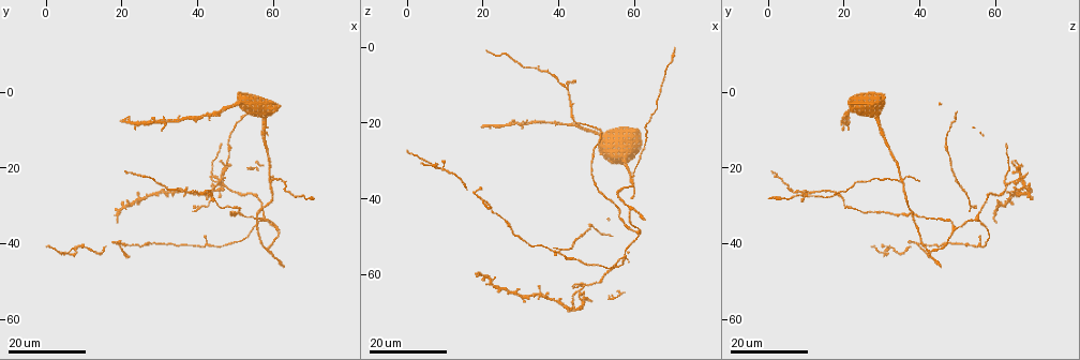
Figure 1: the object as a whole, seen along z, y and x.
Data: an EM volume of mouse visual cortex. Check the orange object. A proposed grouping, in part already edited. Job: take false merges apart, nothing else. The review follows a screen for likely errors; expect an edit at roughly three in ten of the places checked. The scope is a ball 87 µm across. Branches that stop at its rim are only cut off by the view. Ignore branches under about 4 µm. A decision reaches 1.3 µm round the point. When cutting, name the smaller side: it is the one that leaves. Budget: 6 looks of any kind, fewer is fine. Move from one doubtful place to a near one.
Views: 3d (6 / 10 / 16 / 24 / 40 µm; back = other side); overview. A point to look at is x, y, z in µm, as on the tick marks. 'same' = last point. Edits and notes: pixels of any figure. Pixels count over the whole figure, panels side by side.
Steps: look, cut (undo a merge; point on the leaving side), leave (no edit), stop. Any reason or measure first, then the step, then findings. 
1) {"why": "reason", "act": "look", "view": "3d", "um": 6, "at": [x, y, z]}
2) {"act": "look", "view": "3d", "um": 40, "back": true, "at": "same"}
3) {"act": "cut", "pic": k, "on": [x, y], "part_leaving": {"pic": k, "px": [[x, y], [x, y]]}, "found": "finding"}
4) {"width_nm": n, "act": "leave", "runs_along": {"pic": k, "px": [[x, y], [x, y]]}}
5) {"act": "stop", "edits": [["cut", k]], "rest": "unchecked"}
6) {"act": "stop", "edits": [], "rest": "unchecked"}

{"act": "look", "view": "3d", "um": 16, "at": [59.5, 23.5, 35.0]}

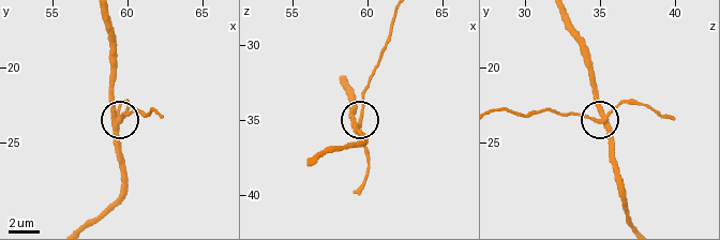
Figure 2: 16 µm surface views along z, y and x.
{"why": "closer look", "act": "look", "view": "3d", "um": 10, "at": [59.4, 23.6, 35.0]}

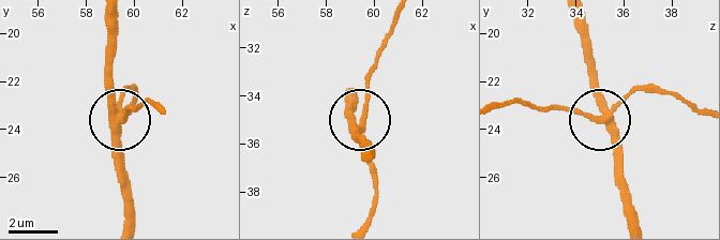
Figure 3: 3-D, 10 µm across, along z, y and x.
{"arms": 4, "act": "cut", "pic": 3, "on": [366, 95], "part_leaving": {"pic": 3, "px": [[359, 125], [365, 90], [394, 17]]}, "found": "two cells meet here"}

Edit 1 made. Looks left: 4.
{"act": "look", "view": "overview"}

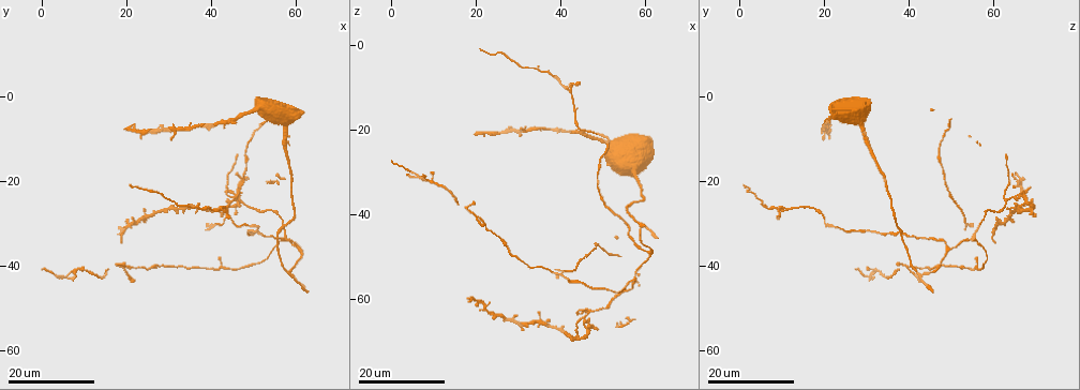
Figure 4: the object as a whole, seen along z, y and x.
{"why": "three arms meet", "act": "look", "view": "3d", "um": 16, "at": [46.0, 25.0, 62.5]}

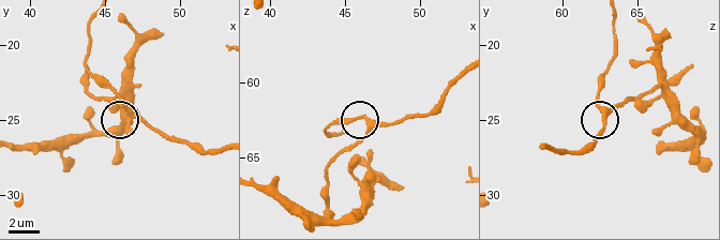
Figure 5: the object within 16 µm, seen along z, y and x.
{"act": "look", "view": "3d", "um": 6, "at": [46.8, 24.4, 62.8]}

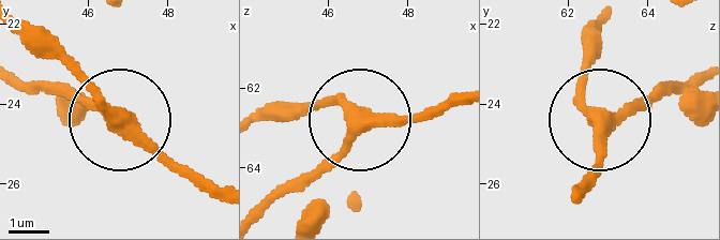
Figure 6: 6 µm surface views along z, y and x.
{"act": "leave", "runs_along": {"pic": 6, "px": [[213, 195], [183, 178], [54, 48]]}, "found": "all the same cell"}

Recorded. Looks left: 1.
{"act": "stop", "edits": [["cut", 3]], "rest": "unchecked"}

